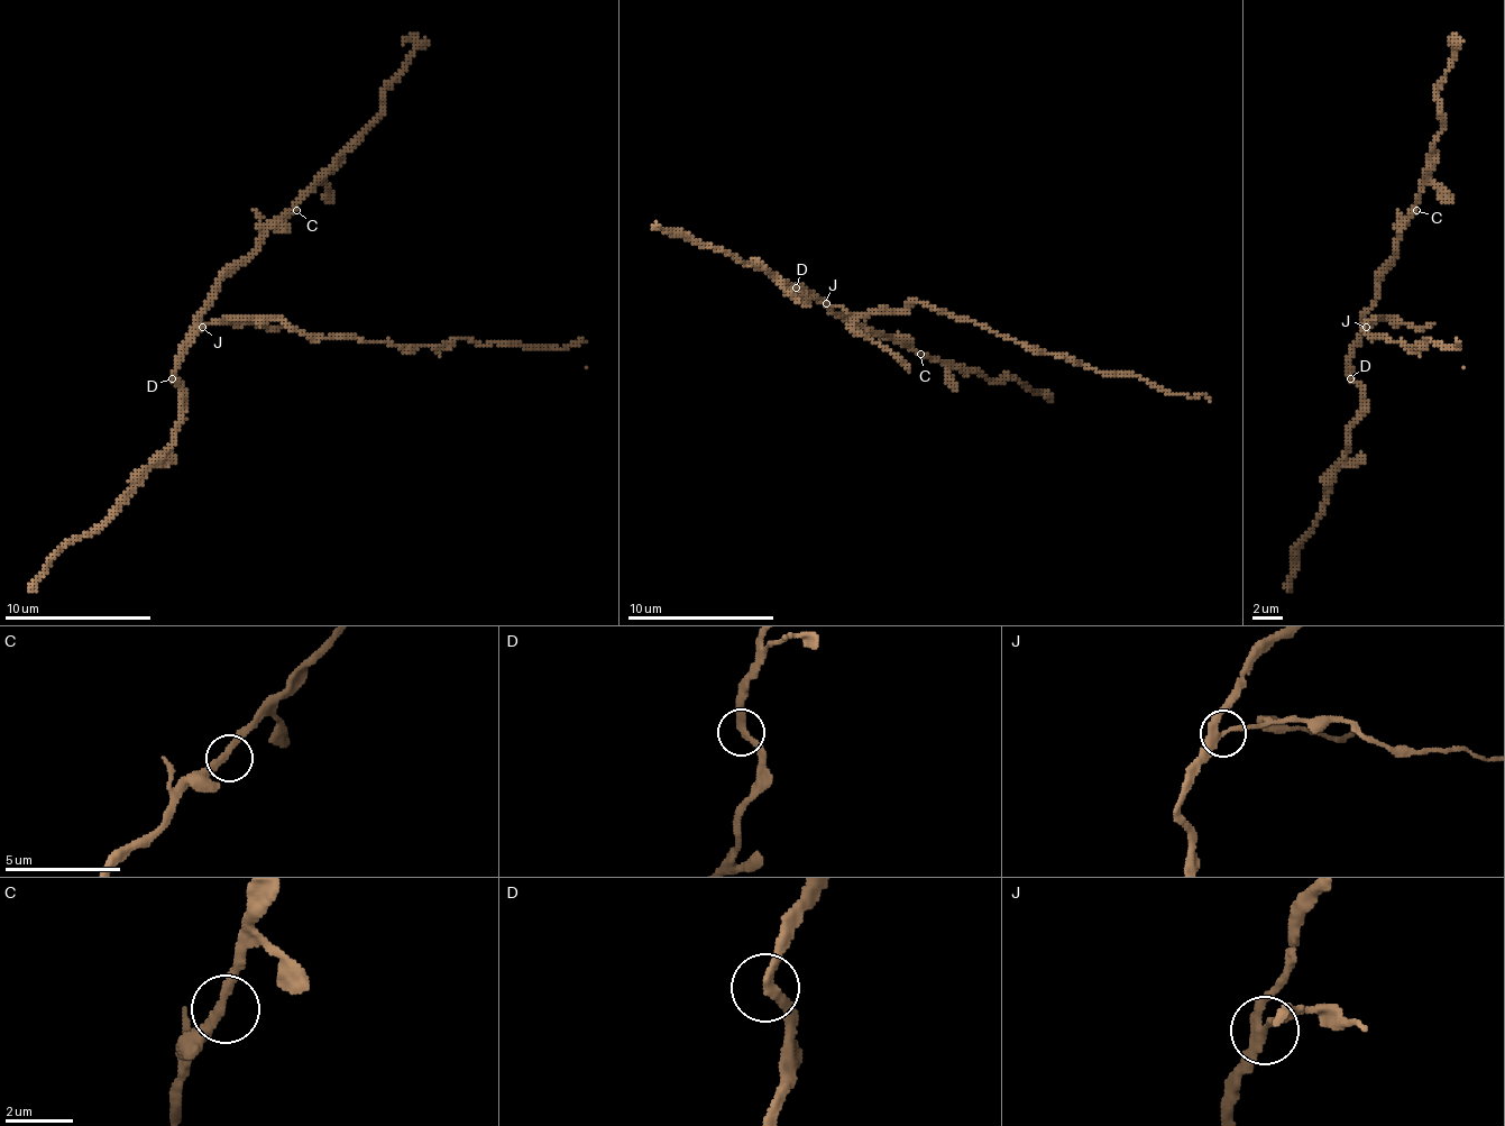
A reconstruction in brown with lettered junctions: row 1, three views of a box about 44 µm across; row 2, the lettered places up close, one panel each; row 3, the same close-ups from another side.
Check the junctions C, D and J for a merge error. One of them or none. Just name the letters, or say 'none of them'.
J

